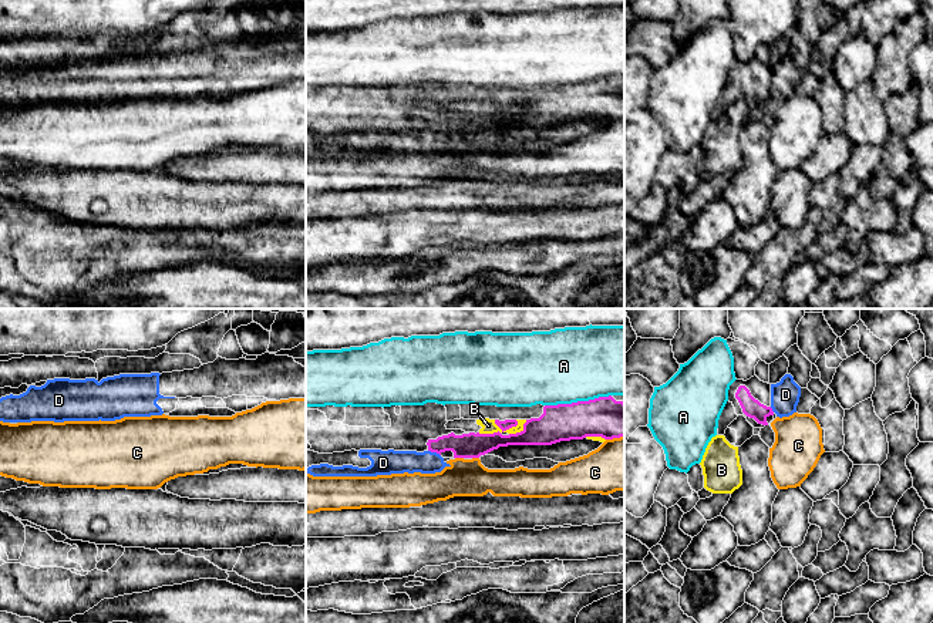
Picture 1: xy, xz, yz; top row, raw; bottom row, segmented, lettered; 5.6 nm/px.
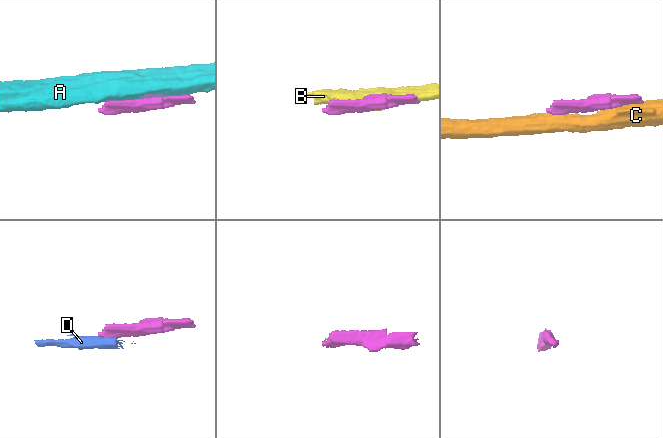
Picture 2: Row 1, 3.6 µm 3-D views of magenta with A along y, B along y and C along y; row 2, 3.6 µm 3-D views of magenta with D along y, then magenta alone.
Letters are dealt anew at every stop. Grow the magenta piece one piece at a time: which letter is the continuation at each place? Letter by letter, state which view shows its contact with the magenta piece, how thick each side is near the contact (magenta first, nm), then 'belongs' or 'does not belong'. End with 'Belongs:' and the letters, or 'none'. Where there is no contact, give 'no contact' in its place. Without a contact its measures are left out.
A: xz | 220/420 nm | does not belong
B: xz | 60/80 nm | does not belong
C: xz | 140/200 nm | does not belong
D: xz | 140/130 nm | does not belong
Belongs: none

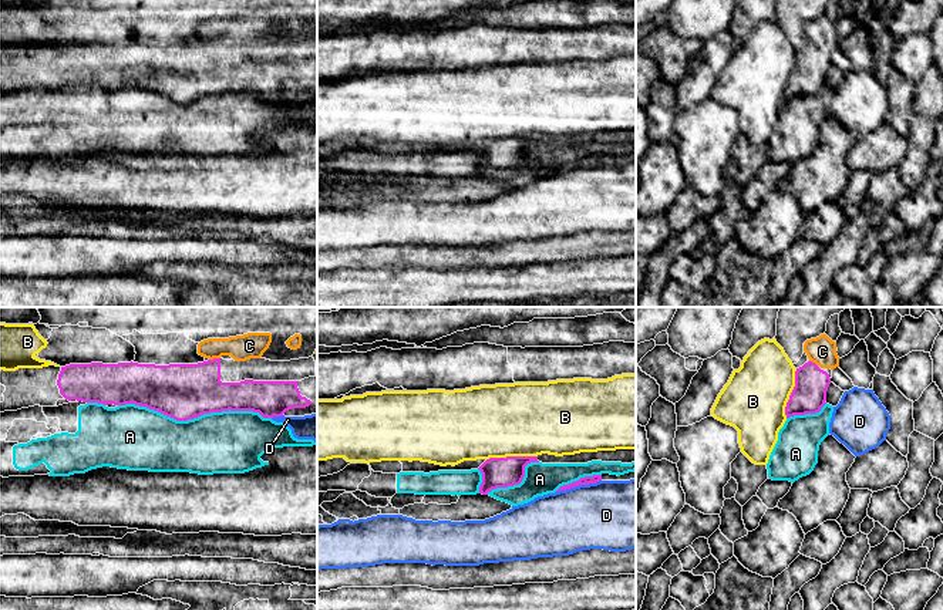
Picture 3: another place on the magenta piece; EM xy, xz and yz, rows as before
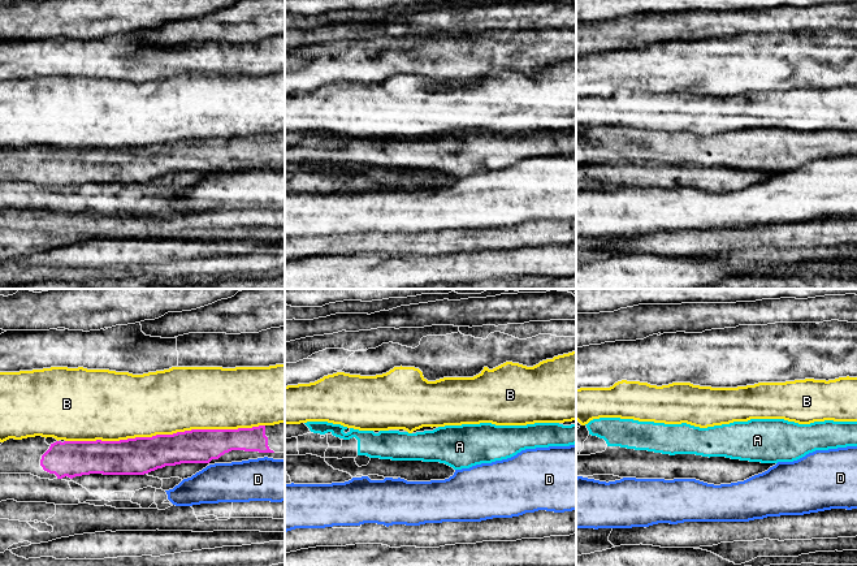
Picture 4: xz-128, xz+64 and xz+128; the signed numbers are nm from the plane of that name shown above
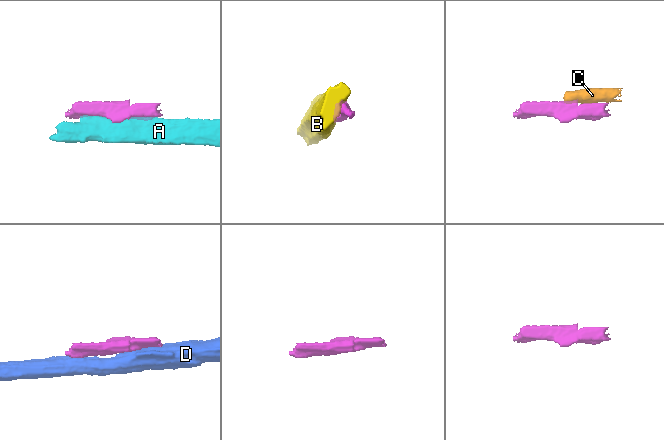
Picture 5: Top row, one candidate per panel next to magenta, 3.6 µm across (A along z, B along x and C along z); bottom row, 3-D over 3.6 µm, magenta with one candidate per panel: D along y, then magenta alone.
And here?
A: xy | 320/360 nm | does not belong
B: xz | 180/420 nm | does not belong
C: xy | 320/140 nm | belongs
D: xz | 50/400 nm | does not belong
Belongs: C

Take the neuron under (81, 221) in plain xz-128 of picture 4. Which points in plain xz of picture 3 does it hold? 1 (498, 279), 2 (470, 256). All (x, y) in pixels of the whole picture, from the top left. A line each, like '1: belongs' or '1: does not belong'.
1: does not belong
2: belongs

